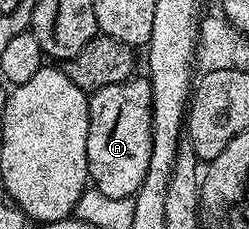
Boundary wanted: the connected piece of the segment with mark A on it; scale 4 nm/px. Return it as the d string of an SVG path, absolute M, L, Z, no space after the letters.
M138 79L104 86L89 97L88 180L108 198L134 197L148 174L148 158L152 158L152 90L149 79Z

